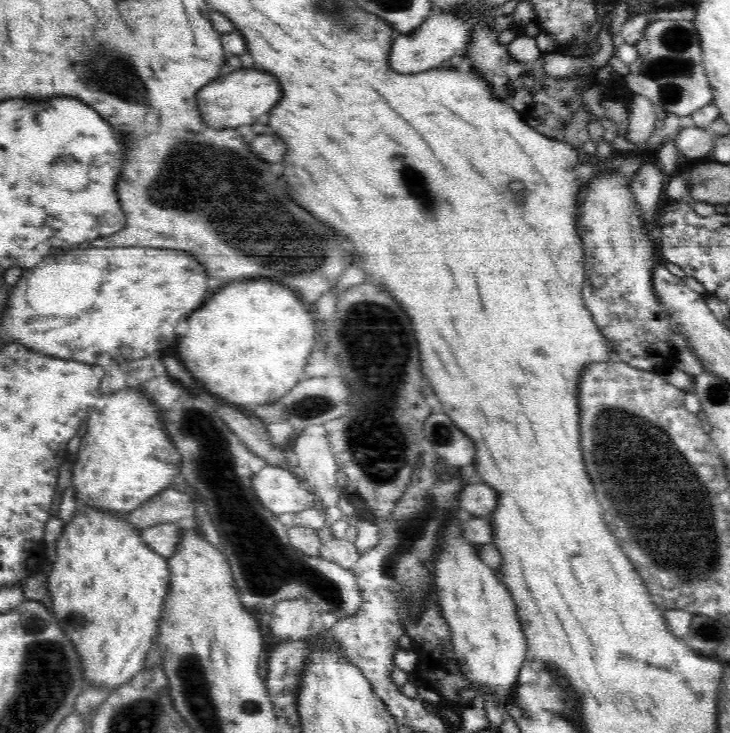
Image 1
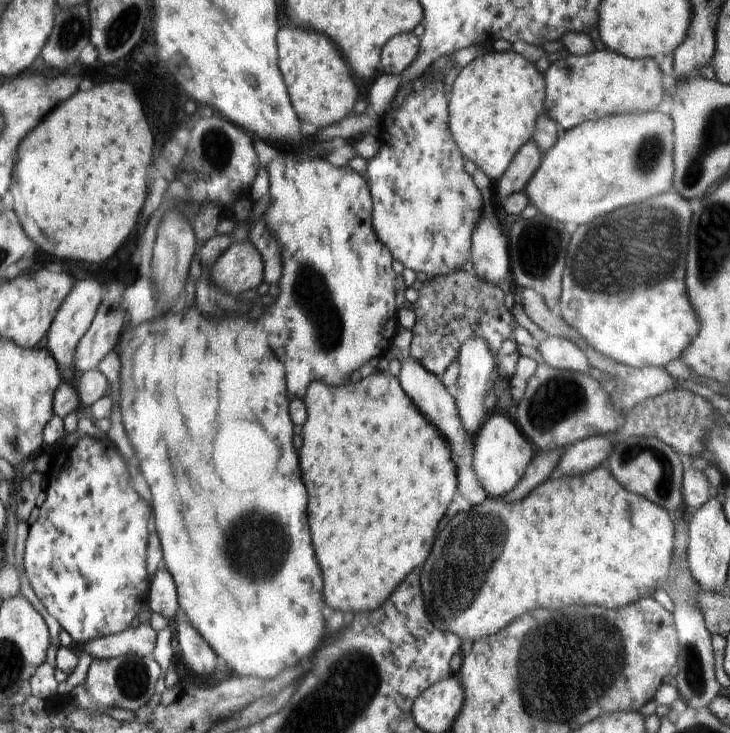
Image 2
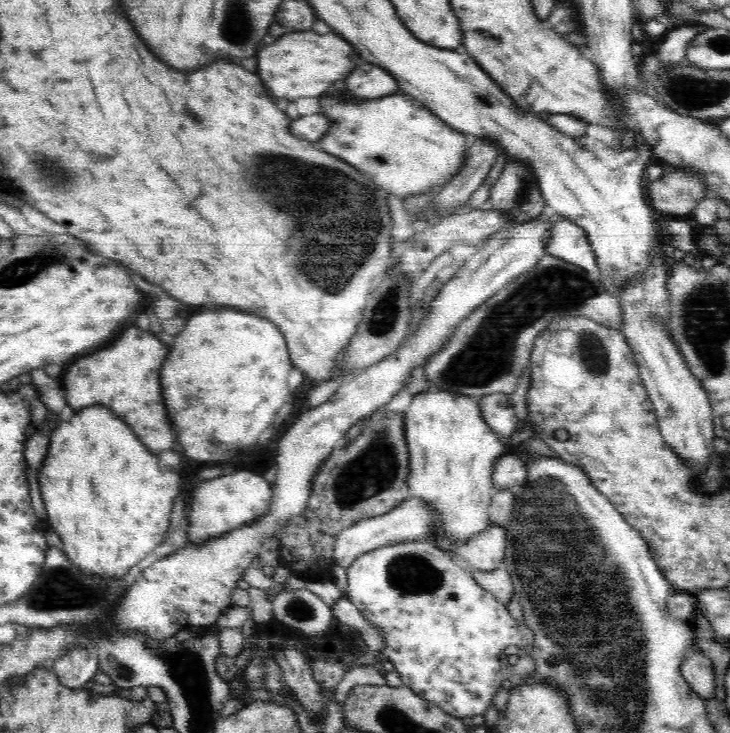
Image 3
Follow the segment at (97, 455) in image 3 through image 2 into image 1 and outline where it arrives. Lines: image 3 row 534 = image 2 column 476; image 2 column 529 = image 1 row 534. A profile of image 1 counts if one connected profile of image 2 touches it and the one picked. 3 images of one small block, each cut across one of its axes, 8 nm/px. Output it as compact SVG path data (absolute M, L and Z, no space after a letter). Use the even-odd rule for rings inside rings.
M90 505L77 506L75 515L70 522L64 524L61 536L57 540L57 560L52 566L52 572L50 572L47 578L47 584L49 585L49 593L52 600L52 614L58 621L60 629L64 631L64 634L70 643L74 646L76 653L80 656L83 666L83 676L87 685L102 685L102 687L110 688L110 692L118 688L120 685L124 685L144 671L144 665L146 664L146 656L150 654L152 646L155 645L154 640L158 636L158 622L161 618L160 612L162 610L162 603L164 597L169 592L170 586L170 569L168 569L168 558L162 557L162 555L156 553L152 549L148 549L142 541L141 530L136 529L132 523L128 523L126 518L131 512L126 513L110 513L110 511L102 511L102 509L96 509L96 507L90 507Z

